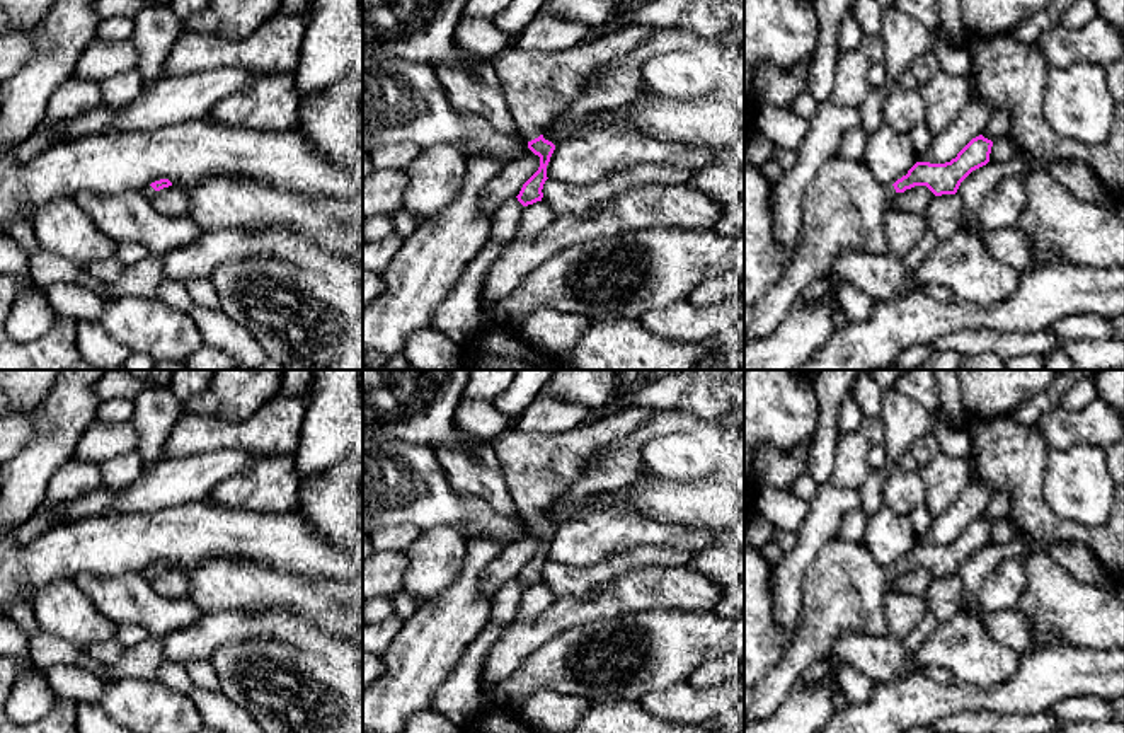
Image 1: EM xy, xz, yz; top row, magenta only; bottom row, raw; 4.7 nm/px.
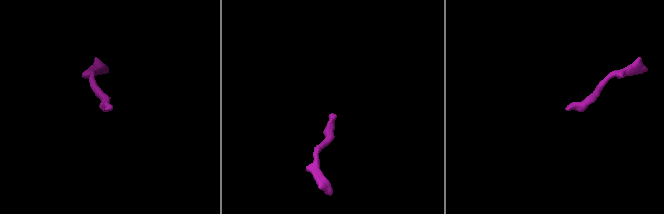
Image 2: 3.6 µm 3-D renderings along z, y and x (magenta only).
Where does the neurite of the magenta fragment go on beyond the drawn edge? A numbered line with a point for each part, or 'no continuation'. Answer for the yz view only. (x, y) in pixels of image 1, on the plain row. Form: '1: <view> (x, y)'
1: yz (843, 590)

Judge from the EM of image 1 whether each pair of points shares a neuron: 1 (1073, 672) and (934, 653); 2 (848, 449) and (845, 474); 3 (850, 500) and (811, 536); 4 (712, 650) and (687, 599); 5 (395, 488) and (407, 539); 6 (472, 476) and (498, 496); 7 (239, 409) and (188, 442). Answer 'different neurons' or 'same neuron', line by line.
1: different neurons
2: same neuron
3: same neuron
4: different neurons
5: different neurons
6: same neuron
7: different neurons

